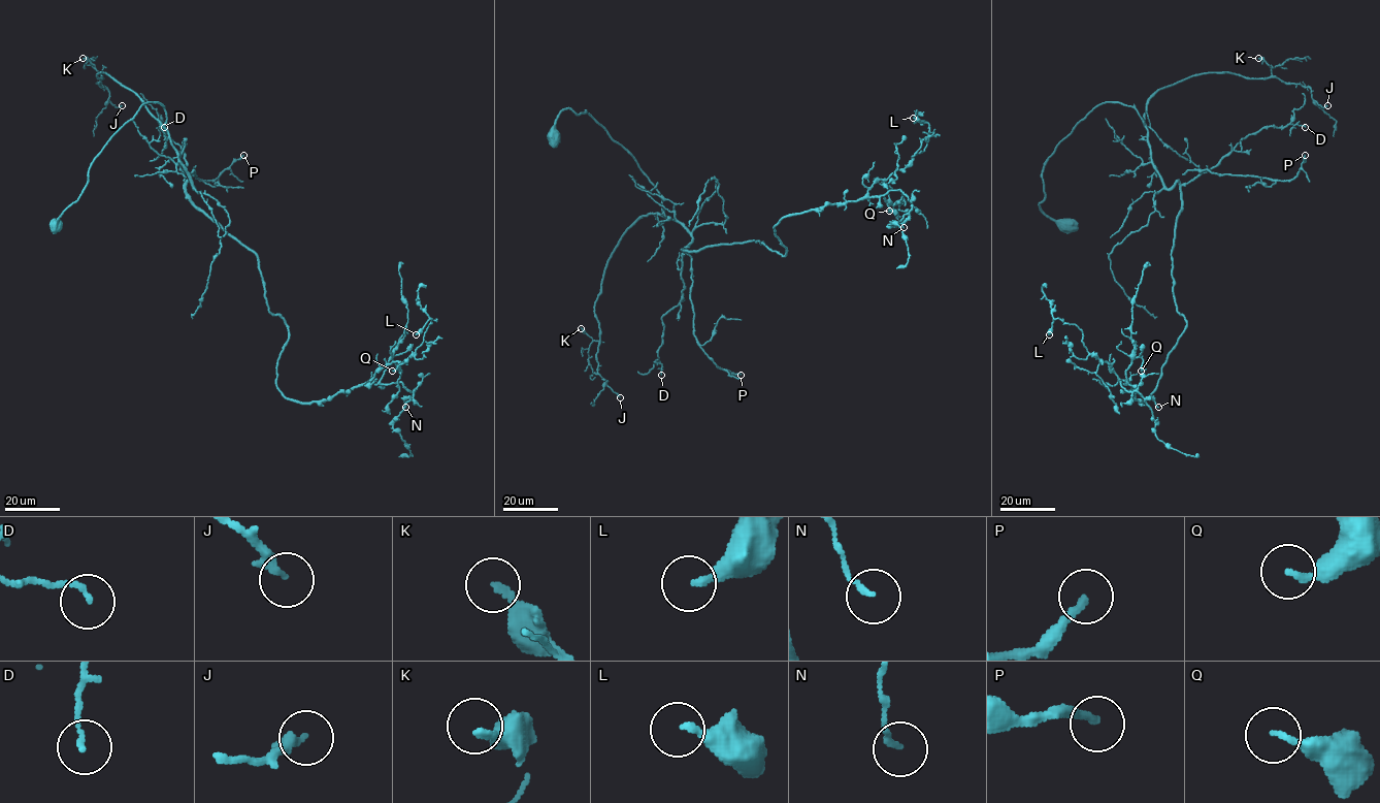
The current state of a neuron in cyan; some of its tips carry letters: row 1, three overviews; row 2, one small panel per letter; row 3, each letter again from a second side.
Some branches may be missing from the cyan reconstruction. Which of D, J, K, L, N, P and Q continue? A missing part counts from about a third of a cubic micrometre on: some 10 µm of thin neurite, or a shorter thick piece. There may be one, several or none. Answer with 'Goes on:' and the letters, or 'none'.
Goes on: P

